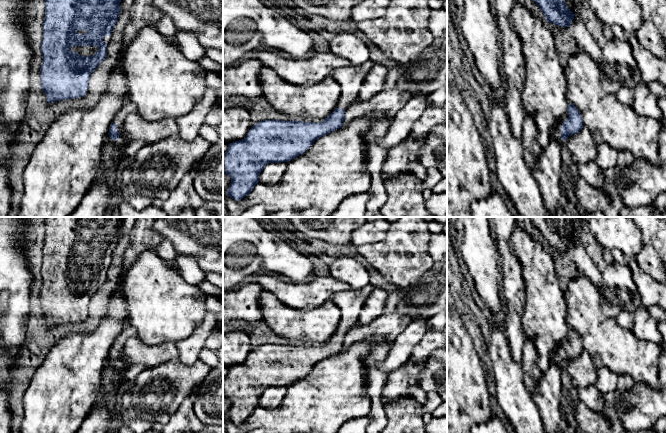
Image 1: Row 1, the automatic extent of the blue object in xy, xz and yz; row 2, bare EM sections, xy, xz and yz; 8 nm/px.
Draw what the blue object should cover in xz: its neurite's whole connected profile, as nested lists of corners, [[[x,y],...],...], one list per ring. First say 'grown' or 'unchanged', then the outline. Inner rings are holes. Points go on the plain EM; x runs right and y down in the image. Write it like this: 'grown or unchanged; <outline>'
grown; [[[368,284],[360,290],[350,289],[331,297],[341,311],[341,319],[334,335],[322,346],[263,344],[256,346],[244,363],[229,367],[223,378],[223,397],[231,402],[226,419],[236,425],[241,424],[259,406],[259,399],[266,388],[288,386],[304,377],[315,364],[342,351],[345,334],[357,325],[361,308],[375,288]]]

